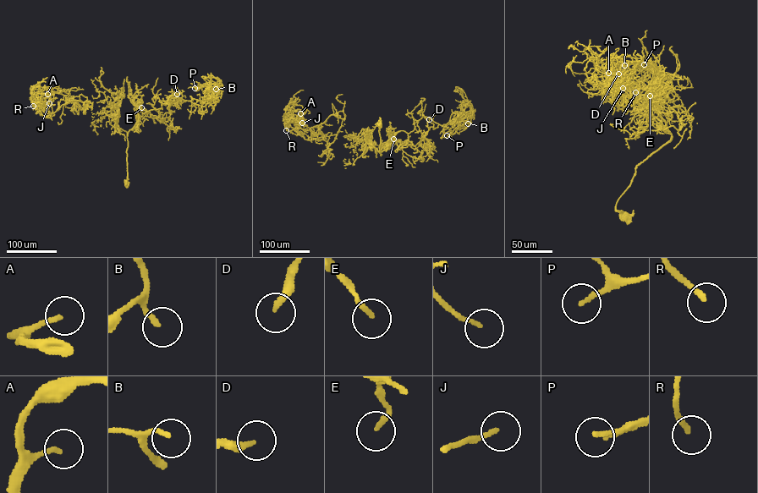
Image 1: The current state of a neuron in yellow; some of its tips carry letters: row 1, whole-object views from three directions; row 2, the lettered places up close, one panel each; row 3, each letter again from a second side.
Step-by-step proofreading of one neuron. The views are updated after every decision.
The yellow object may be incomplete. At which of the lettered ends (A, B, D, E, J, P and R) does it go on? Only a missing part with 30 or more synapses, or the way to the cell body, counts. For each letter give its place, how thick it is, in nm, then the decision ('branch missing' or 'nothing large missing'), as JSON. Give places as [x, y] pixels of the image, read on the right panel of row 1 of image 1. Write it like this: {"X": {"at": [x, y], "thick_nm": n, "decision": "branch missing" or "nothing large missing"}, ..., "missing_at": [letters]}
{"A": {"at": [608, 73], "thick_nm": 160, "decision": "branch missing"}, "B": {"at": [624, 65], "thick_nm": 180, "decision": "nothing large missing"}, "D": {"at": [618, 73], "thick_nm": 240, "decision": "nothing large missing"}, "E": {"at": [650, 95], "thick_nm": 170, "decision": "nothing large missing"}, "J": {"at": [623, 88], "thick_nm": 140, "decision": "nothing large missing"}, "P": {"at": [644, 64], "thick_nm": 170, "decision": "branch missing"}, "R": {"at": [635, 92], "thick_nm": 190, "decision": "branch missing"}, "missing_at": ["A", "P", "R"]}

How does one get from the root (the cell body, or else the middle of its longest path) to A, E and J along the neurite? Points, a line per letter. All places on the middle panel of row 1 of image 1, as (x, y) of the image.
A: (379, 124), (380, 152), (365, 136), (337, 132), (343, 119), (332, 114), (286, 128), (300, 113)
E: (379, 124), (381, 152), (389, 146), (392, 135), (393, 139)
J: (379, 124), (380, 152), (365, 136), (337, 132), (333, 115), (312, 127), (293, 122), (302, 123)

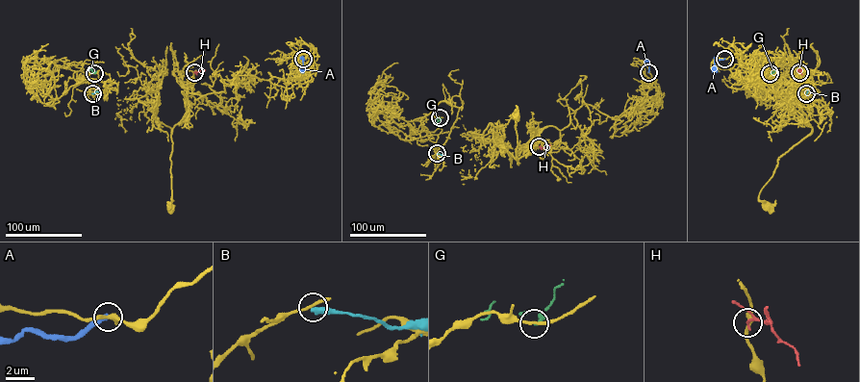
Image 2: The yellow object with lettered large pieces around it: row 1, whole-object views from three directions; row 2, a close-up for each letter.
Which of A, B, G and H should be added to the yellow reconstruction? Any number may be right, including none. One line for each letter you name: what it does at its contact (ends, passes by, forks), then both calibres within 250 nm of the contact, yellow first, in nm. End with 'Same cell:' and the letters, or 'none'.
Same cell: none

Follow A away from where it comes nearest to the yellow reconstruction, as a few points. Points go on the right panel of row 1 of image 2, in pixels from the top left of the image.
A: (724, 59), (714, 58), (713, 72)

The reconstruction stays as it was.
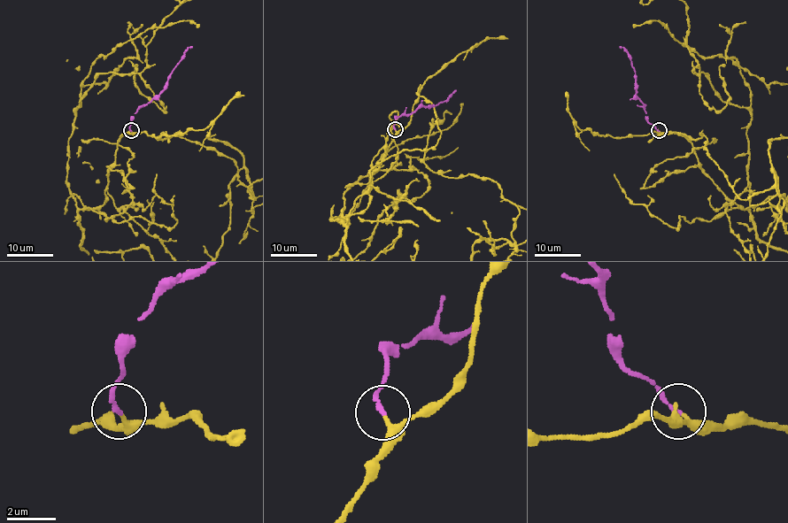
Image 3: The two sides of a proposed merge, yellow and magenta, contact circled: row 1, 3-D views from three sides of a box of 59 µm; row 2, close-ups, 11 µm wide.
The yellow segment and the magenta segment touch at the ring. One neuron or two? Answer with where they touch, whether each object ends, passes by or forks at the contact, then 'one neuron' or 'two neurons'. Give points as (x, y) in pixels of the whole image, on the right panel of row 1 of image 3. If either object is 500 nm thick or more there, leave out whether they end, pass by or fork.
at (659, 130); yellow passes by; magenta ends there; one neuron

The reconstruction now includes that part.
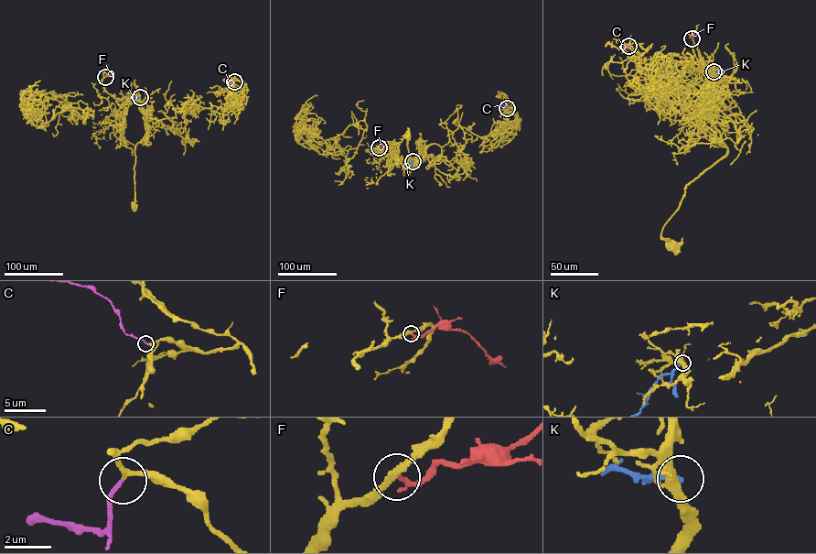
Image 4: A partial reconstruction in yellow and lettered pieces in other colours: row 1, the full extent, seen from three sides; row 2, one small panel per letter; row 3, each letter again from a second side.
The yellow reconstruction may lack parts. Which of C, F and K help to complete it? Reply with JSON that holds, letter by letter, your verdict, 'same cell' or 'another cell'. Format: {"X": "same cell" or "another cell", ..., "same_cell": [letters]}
{"C": "same cell", "F": "another cell", "K": "another cell", "same_cell": ["C"]}

